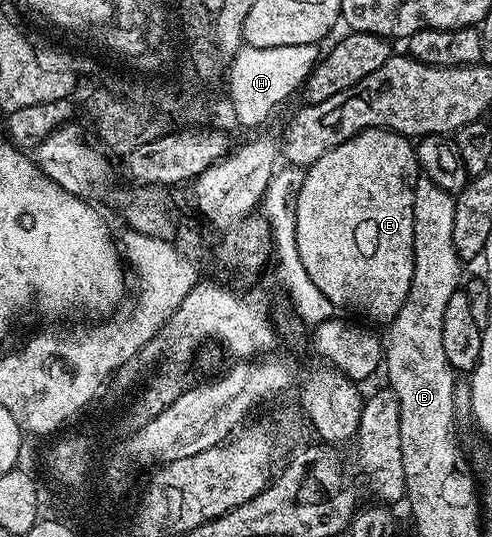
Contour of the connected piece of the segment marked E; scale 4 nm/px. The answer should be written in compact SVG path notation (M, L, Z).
M365 130L332 148L332 152L324 152L320 160L316 160L303 173L300 184L300 196L296 198L296 248L300 252L300 264L304 264L304 272L308 272L308 280L328 296L328 300L339 311L351 310L354 315L371 323L383 322L389 324L394 321L404 300L408 296L408 288L412 284L412 268L414 267L414 249L412 248L412 196L416 188L416 180L420 177L416 146L405 134L398 134L394 130Z

